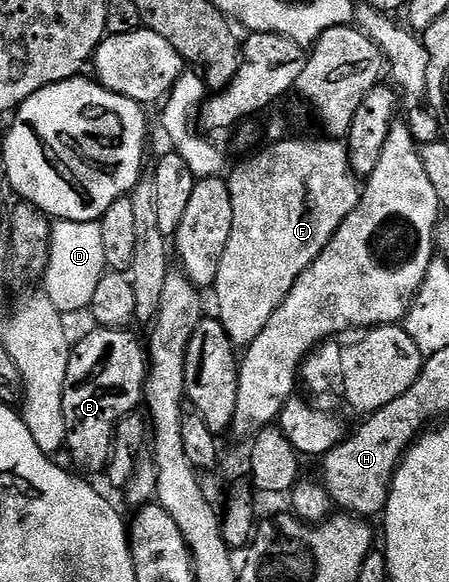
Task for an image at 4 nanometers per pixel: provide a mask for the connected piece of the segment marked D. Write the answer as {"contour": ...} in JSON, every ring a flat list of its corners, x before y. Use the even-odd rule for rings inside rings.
{"contour":[[57,220,50,229,50,256,44,276,44,294,61,313,83,311,89,308,92,296,108,268,104,261,104,241,100,222]]}

